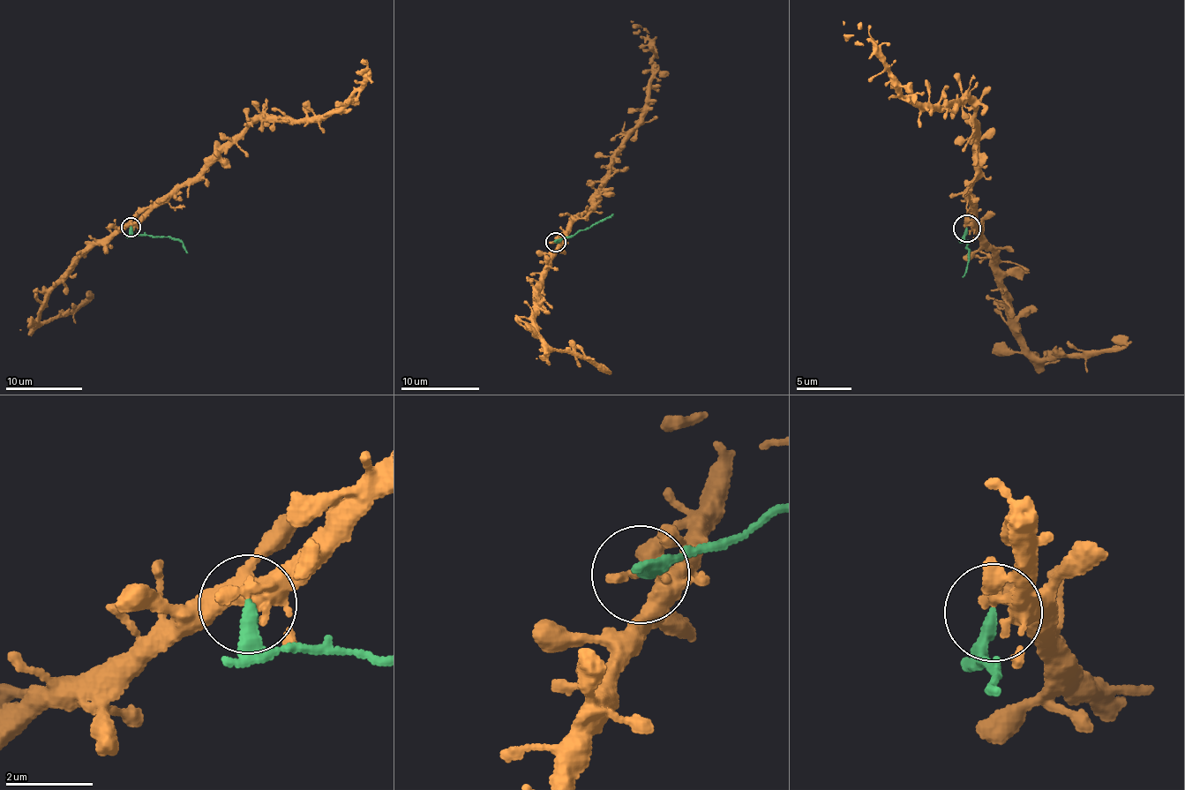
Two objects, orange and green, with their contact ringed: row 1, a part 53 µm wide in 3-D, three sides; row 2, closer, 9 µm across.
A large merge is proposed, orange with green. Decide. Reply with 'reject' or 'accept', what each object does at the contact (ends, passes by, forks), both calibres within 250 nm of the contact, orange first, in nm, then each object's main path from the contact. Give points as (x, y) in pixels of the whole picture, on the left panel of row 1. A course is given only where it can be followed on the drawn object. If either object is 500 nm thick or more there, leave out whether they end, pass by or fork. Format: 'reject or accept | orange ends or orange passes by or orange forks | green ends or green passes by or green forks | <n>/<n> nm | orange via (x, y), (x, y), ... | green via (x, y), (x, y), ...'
reject | orange ends | green ends | 280/300 nm | orange via (131, 226), (258, 120), (308, 123), (344, 105), (371, 73), (364, 69), (365, 59) | green via (131, 226), (134, 234), (176, 239), (188, 253)

